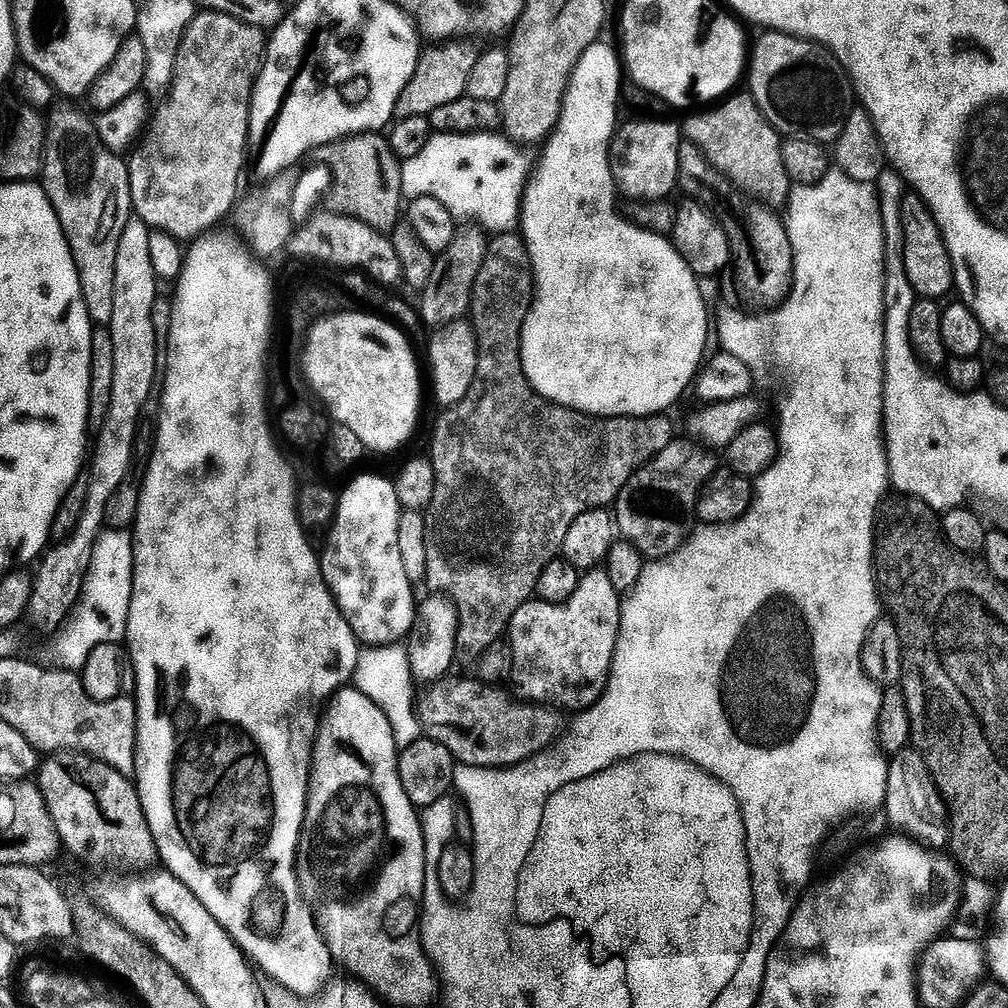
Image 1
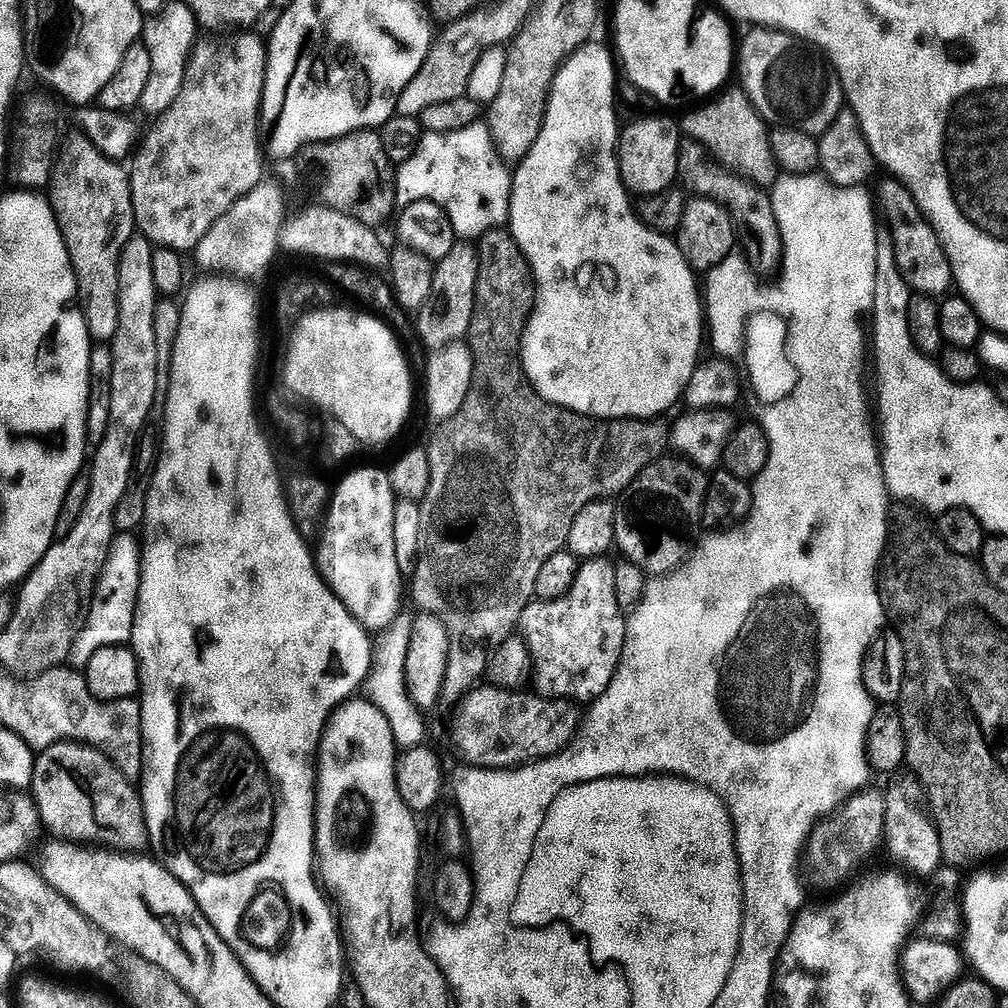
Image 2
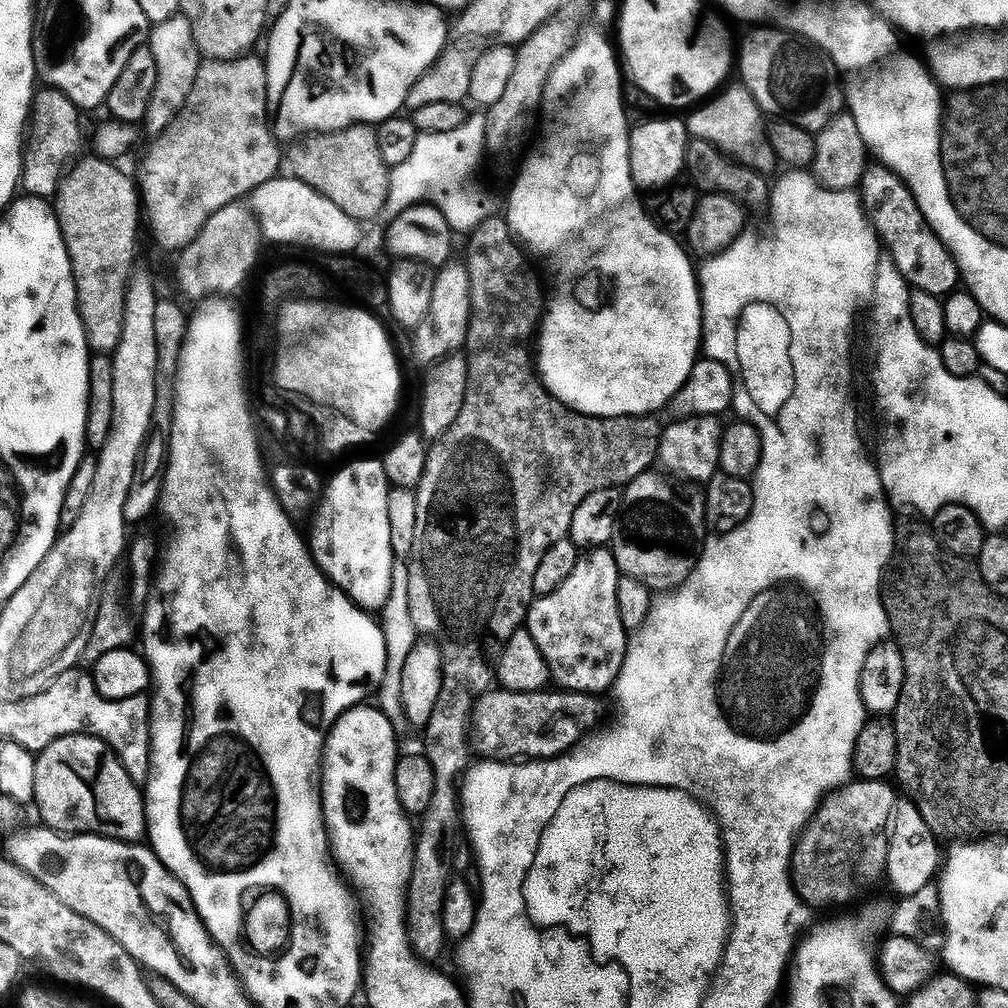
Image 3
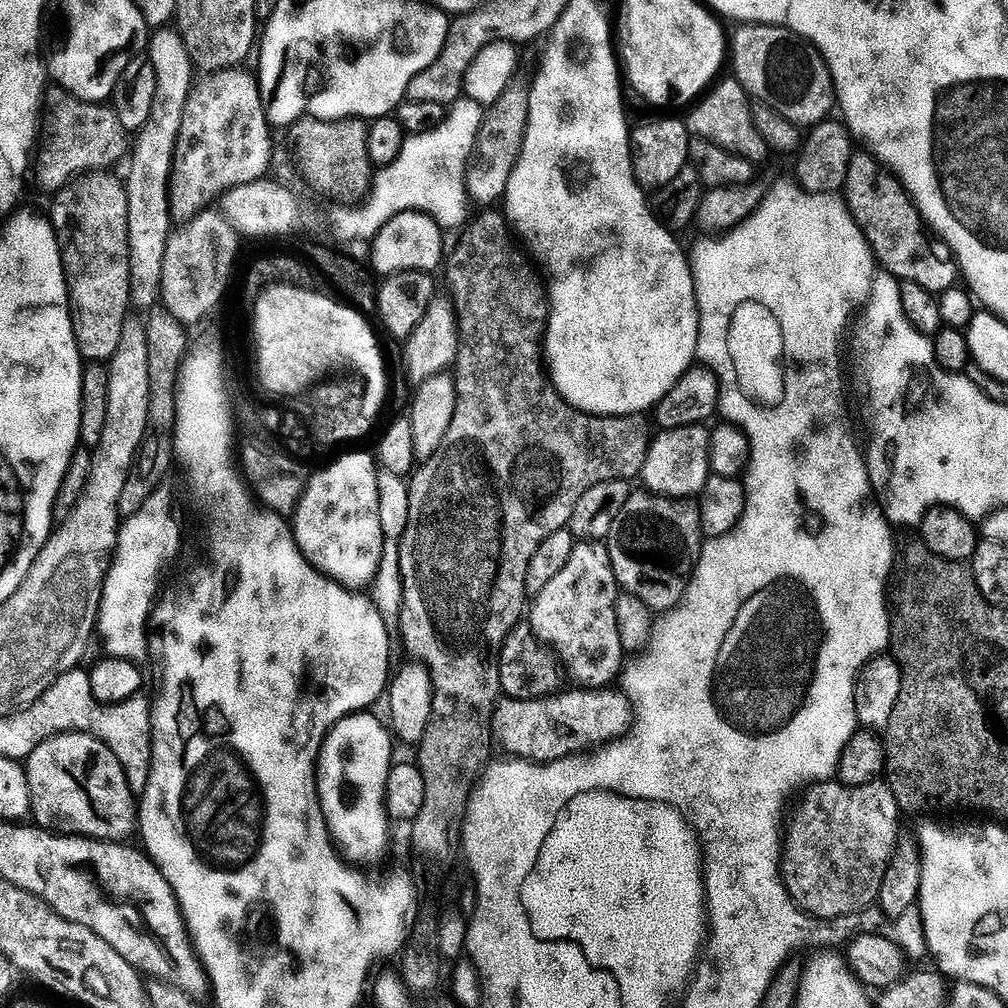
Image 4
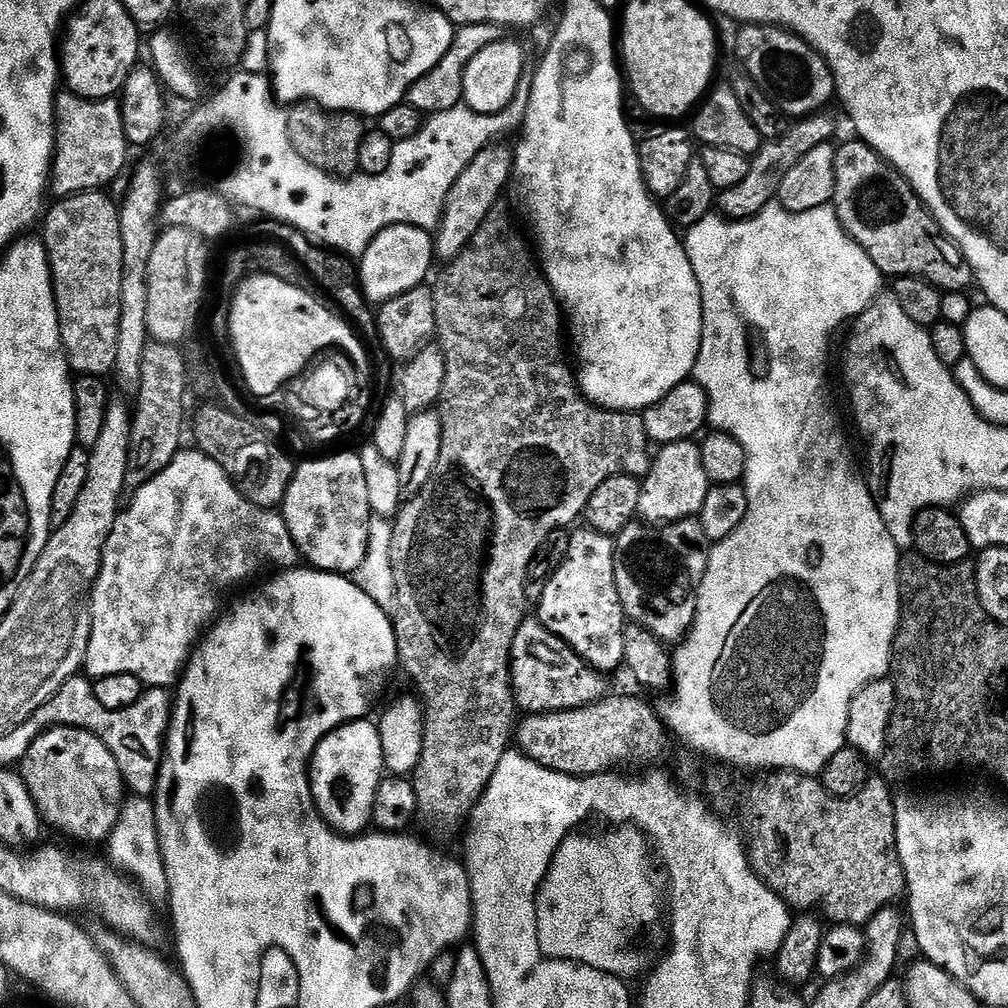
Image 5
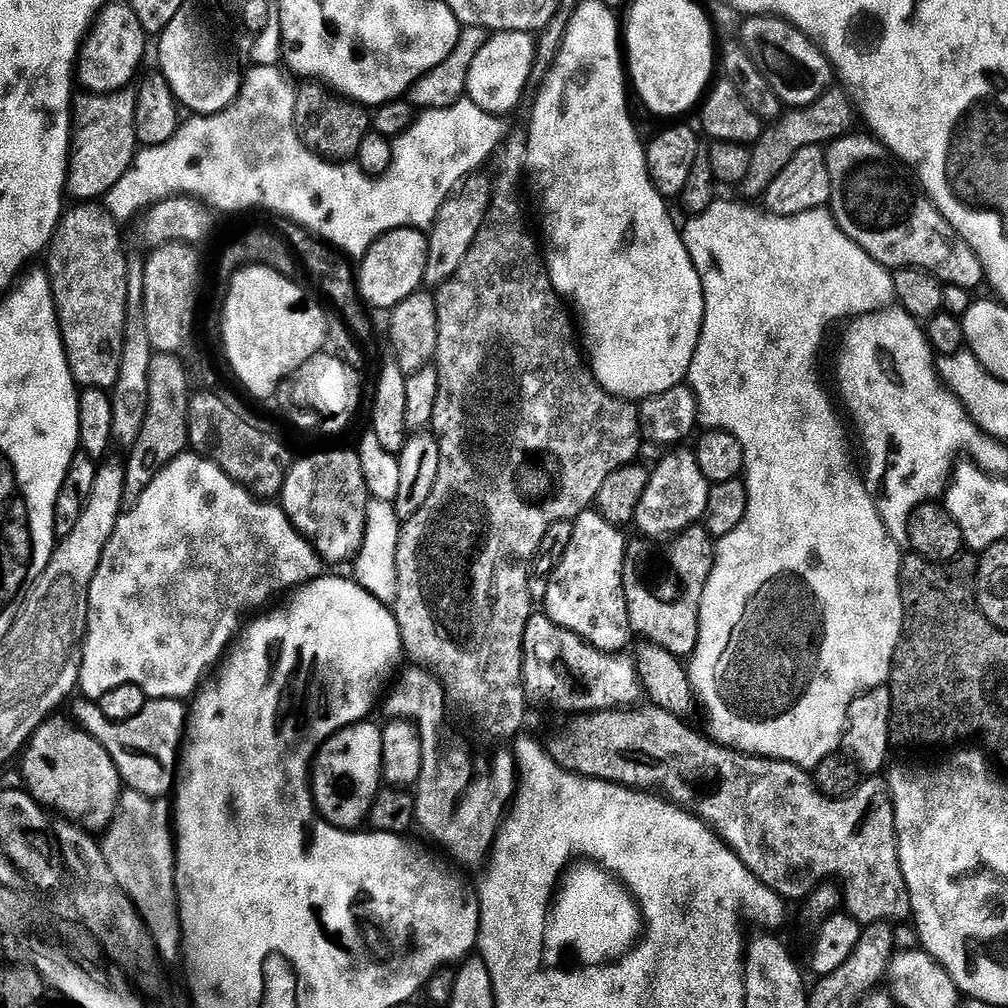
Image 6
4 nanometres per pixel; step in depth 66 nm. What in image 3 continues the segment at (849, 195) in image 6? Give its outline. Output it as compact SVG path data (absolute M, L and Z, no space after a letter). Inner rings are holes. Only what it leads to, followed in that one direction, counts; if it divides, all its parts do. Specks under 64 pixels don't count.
M879 162L866 167L864 176L861 177L858 185L858 195L863 203L864 212L872 224L872 228L880 238L883 251L892 257L892 261L898 266L901 274L908 279L908 283L913 289L926 294L934 294L941 298L957 291L959 284L956 283L961 283L962 273L956 264L956 260L953 258L952 253L949 252L948 247L940 241L936 231L928 226L928 222L924 219L914 194L896 173L891 172L889 168L885 168Z

